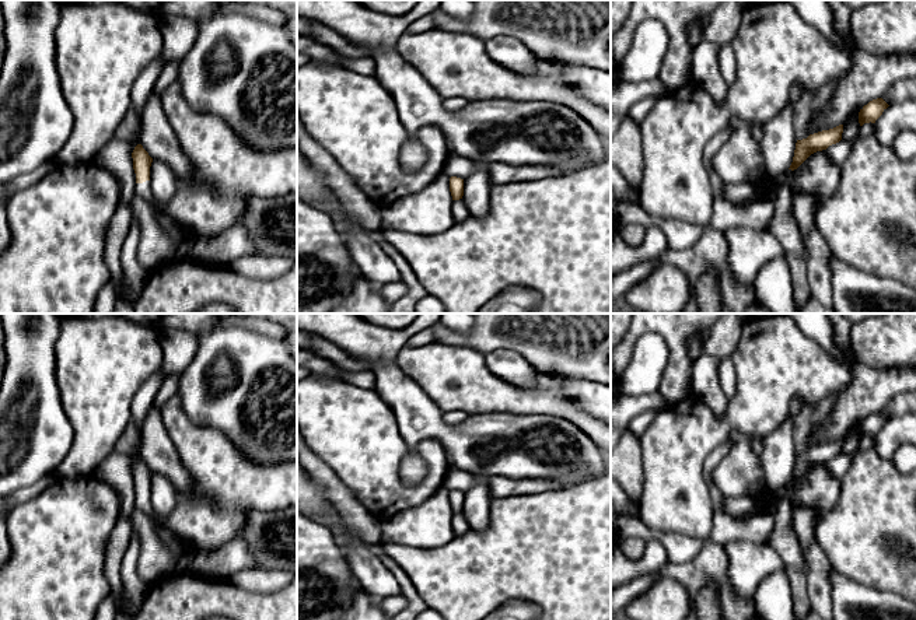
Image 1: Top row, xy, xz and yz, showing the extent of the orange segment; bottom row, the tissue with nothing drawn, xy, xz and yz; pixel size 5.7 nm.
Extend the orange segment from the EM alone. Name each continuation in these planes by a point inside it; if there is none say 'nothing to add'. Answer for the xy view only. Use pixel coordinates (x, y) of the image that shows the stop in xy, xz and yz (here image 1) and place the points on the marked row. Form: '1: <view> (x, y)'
1: xy (143, 189)

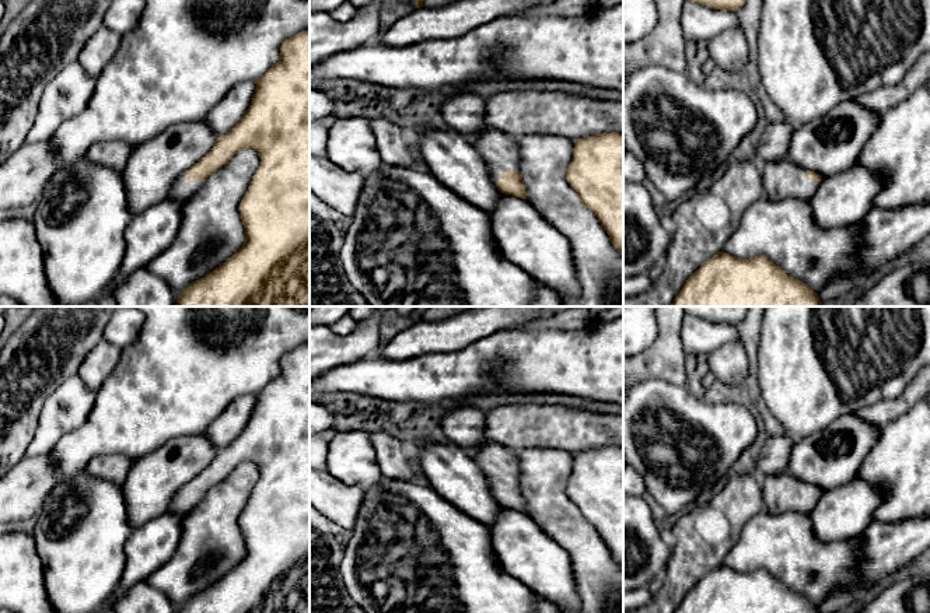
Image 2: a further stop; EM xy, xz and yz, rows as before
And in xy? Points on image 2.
1: xy (182, 189)

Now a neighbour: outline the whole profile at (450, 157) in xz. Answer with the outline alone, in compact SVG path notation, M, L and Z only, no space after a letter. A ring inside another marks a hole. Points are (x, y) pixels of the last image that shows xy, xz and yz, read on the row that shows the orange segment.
M426 127L412 136L419 157L430 174L468 203L490 214L503 193L492 179L483 157L459 132L444 127Z

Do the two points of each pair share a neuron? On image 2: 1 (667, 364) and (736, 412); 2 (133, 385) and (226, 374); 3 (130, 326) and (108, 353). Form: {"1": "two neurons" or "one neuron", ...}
{"1": "two neurons", "2": "one neuron", "3": "two neurons"}

